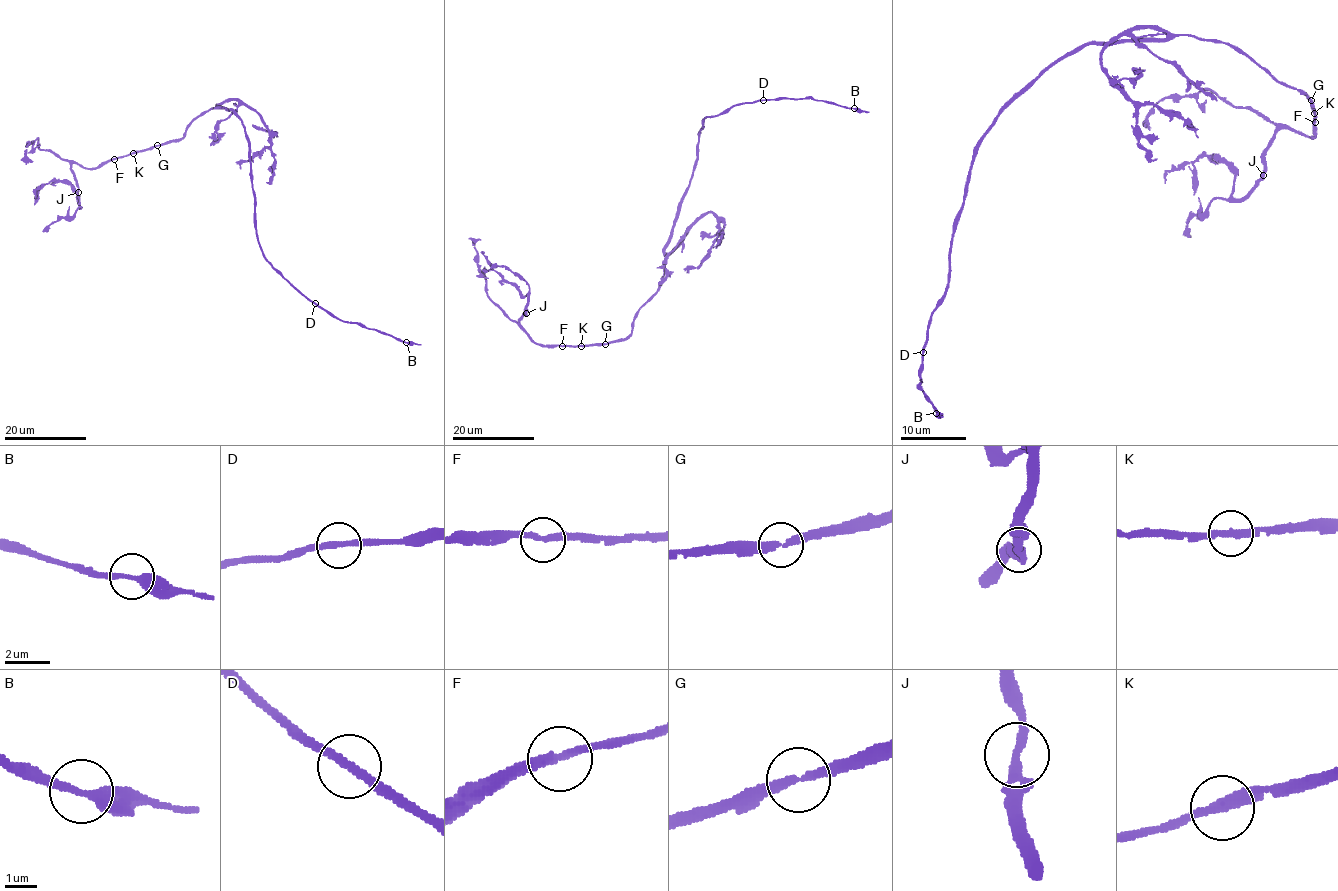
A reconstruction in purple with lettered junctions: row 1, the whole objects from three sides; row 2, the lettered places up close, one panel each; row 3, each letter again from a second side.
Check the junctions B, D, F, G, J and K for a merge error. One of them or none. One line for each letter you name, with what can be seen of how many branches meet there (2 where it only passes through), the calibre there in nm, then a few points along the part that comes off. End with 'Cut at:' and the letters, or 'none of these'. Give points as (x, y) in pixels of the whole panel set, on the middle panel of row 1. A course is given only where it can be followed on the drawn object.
Cut at: none of these

